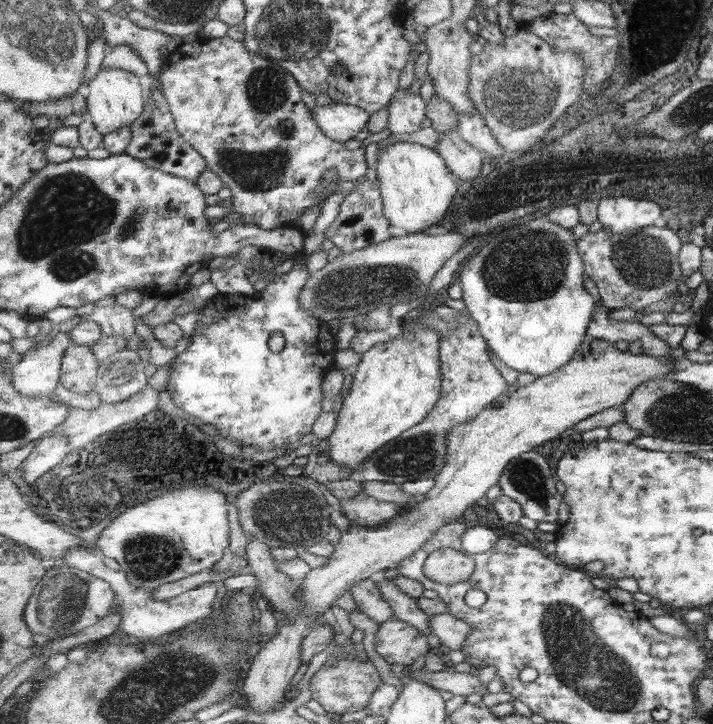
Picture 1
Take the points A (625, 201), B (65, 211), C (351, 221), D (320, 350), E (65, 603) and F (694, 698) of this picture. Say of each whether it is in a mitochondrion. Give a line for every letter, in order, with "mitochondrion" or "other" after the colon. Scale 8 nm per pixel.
A: other
B: mitochondrion
C: other
D: other
E: mitochondrion
F: other

